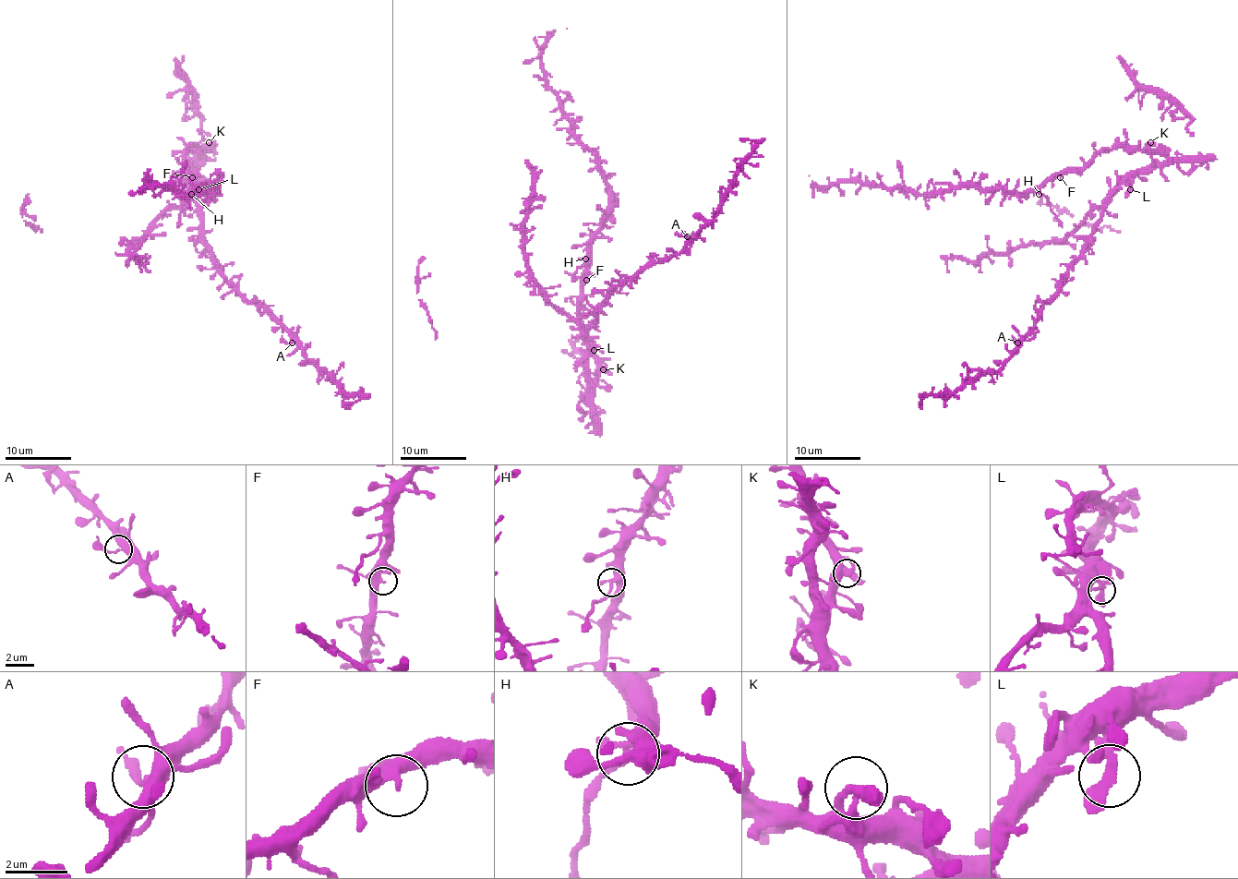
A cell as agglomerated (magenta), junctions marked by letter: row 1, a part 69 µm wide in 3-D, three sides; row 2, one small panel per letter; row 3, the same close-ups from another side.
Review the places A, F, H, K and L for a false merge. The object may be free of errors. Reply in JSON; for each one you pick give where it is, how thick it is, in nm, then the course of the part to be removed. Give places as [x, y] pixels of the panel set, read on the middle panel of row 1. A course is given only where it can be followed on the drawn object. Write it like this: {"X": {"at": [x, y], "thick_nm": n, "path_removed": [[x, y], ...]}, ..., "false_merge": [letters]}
{"H": {"at": [585, 258], "thick_nm": 320, "path_removed": [[585, 258], [571, 282]]}, "false_merge": ["H"]}

